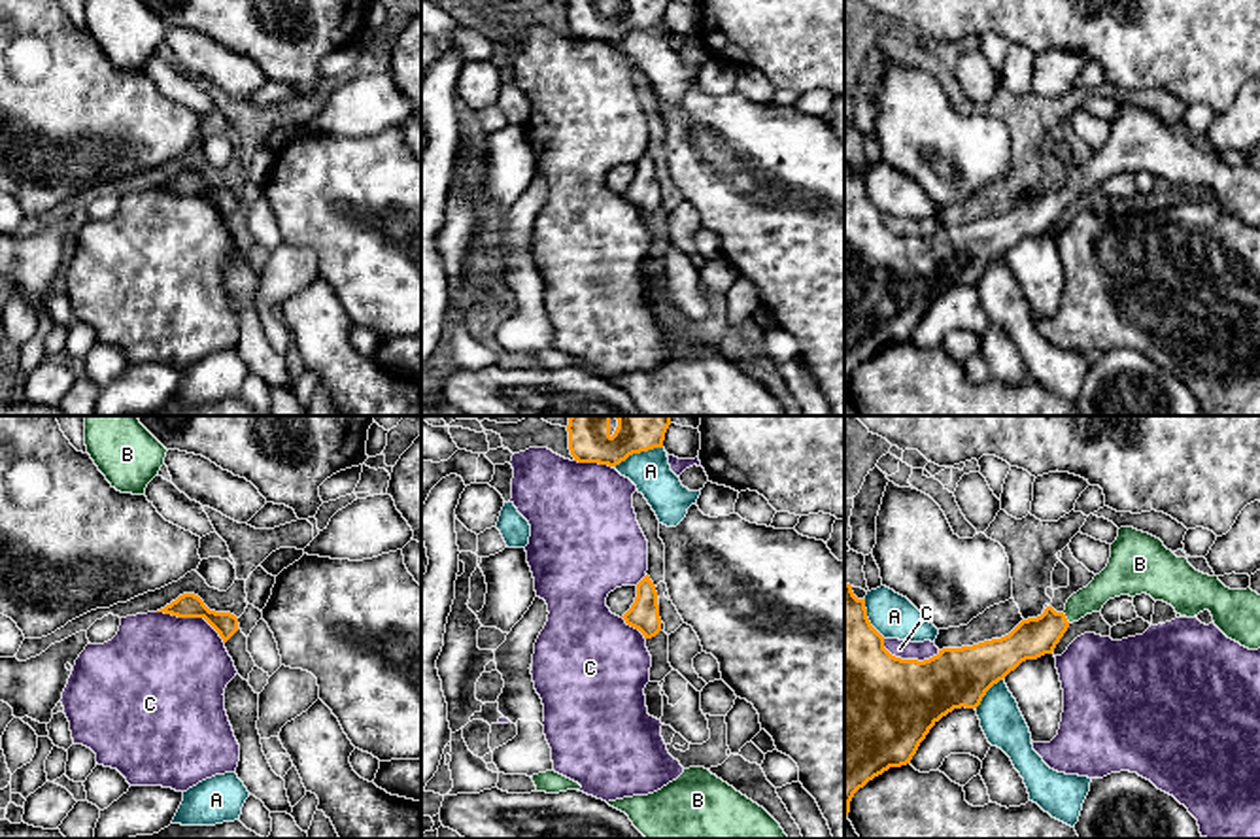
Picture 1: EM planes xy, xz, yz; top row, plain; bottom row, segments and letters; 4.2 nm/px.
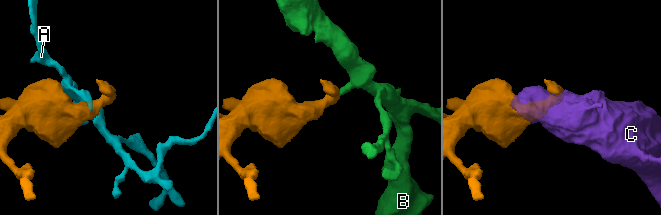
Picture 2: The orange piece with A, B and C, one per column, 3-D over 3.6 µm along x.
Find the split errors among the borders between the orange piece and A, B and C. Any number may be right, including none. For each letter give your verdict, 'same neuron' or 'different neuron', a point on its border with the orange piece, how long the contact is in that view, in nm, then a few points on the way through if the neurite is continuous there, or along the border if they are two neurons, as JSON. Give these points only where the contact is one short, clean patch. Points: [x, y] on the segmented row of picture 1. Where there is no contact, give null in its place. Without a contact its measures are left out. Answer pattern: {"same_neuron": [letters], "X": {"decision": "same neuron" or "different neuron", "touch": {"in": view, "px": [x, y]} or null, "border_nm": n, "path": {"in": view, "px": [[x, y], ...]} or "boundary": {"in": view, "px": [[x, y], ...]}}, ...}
{"same_neuron": ["B"], "A": {"decision": "different neuron", "touch": {"in": "xz", "px": [637, 452]}, "border_nm": 240}, "B": {"decision": "same neuron", "touch": {"in": "yz", "px": [1066, 618]}, "border_nm": 60, "path": {"in": "yz", "px": [[1034, 637], [1066, 618], [1111, 582]]}}, "C": {"decision": "different neuron", "touch": {"in": "xy", "px": [193, 616]}, "border_nm": 320}}

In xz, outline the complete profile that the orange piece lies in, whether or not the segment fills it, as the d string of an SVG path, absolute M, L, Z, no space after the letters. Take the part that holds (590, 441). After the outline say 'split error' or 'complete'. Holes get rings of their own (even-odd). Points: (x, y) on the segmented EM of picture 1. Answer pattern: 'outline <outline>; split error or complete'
outline M570 416L569 450L578 463L616 467L633 454L663 448L671 416Z; complete

